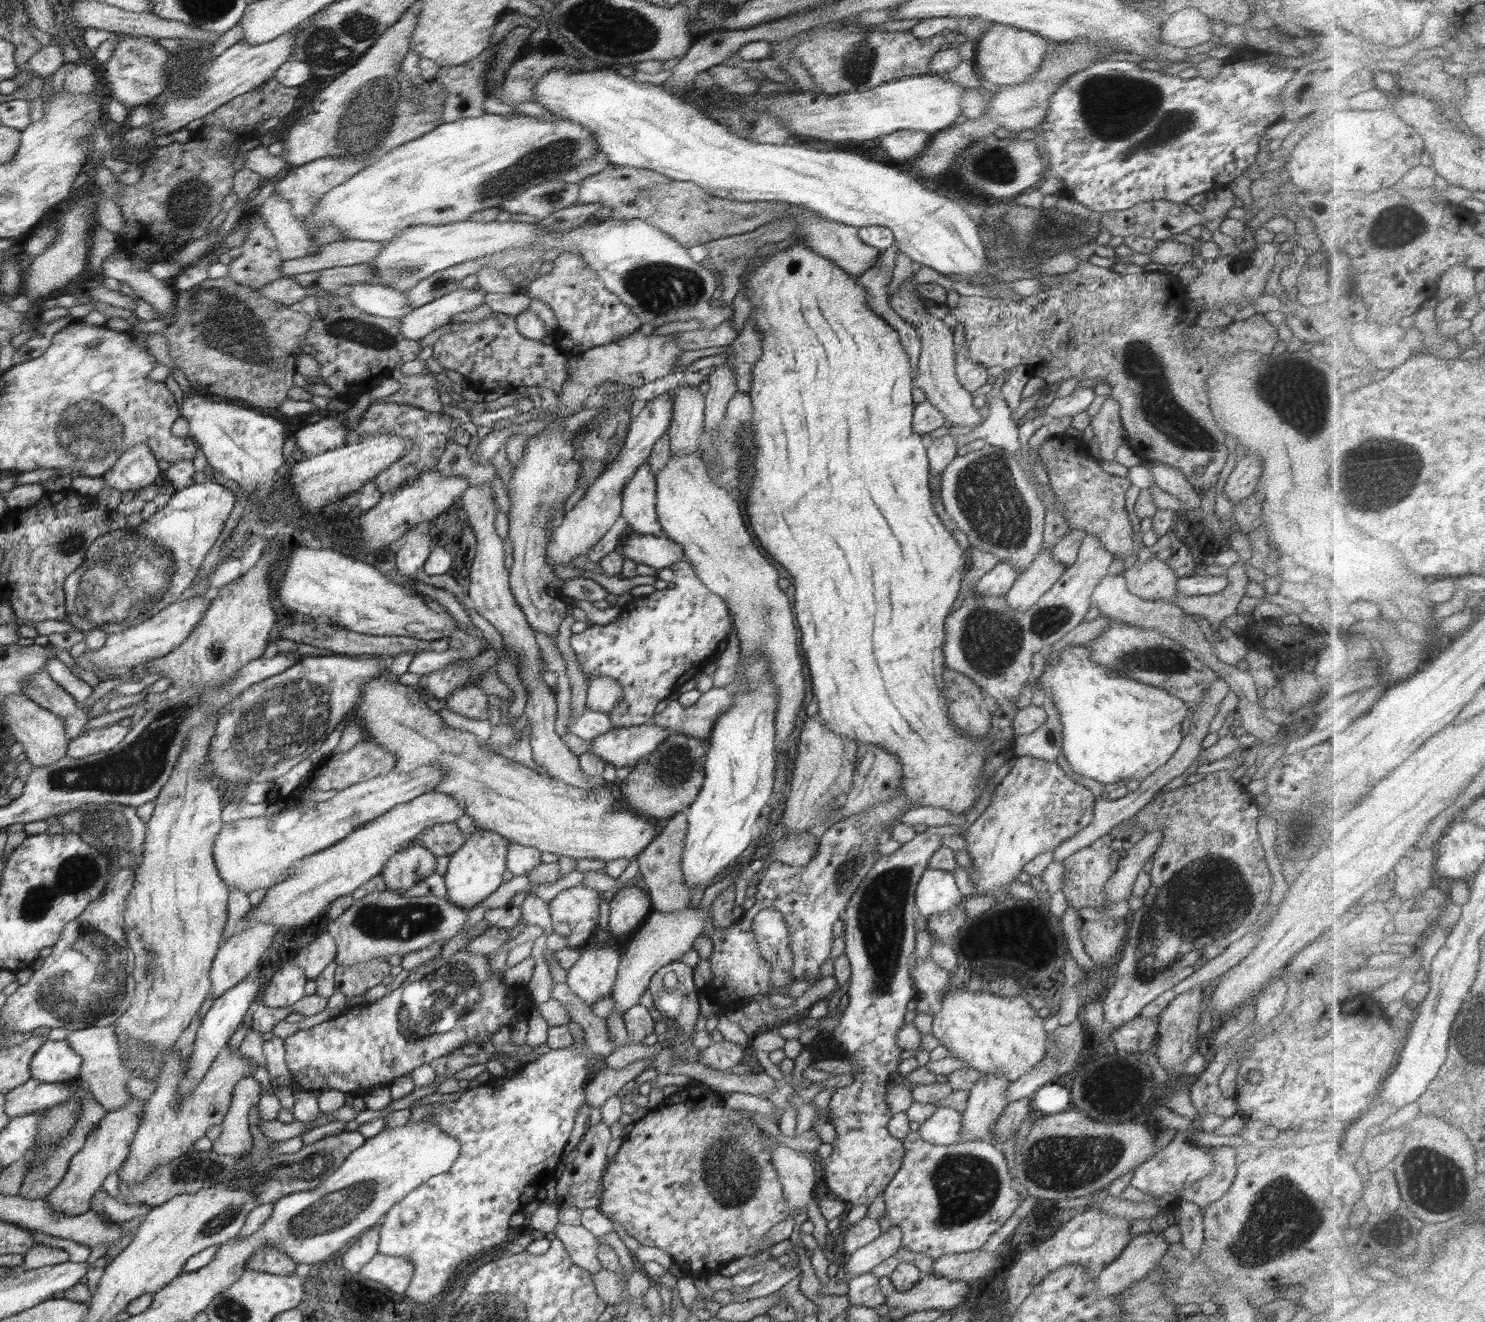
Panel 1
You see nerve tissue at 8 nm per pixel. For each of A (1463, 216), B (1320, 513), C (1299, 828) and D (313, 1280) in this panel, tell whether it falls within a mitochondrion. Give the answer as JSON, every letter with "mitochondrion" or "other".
{"A":"other","B":"other","C":"mitochondrion","D":"other"}

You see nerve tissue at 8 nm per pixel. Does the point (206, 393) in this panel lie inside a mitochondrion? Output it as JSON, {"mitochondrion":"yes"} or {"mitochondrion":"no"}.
{"mitochondrion":"no"}

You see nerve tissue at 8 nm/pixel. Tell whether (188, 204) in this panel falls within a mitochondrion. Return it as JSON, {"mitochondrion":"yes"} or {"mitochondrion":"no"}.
{"mitochondrion":"yes"}

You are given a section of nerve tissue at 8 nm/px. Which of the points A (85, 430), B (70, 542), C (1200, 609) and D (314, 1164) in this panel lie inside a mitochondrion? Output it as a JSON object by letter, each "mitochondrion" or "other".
{"A":"mitochondrion","B":"mitochondrion","C":"other","D":"mitochondrion"}

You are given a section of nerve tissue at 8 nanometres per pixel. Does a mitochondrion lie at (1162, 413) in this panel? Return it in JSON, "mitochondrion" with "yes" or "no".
{"mitochondrion":"yes"}

